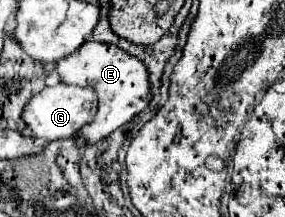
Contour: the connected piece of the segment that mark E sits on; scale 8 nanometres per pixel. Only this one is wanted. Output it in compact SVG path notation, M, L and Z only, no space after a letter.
M88 40L74 54L62 58L56 64L56 70L62 82L92 86L92 90L98 96L98 108L94 120L76 134L76 140L84 140L86 144L94 144L106 138L114 128L120 128L122 124L130 122L136 114L140 114L150 102L150 84L146 66L136 58L132 58L130 54L126 54L124 50L120 50L118 46Z

